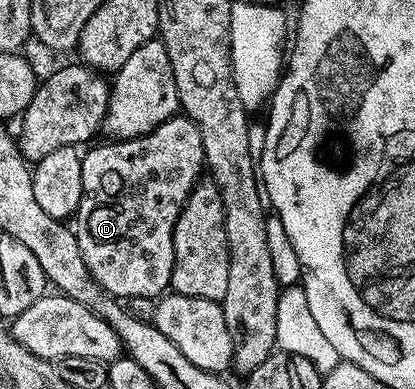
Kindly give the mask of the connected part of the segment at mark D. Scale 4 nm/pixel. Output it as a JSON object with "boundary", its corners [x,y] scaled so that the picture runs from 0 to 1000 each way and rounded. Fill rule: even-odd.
{"boundary":[[[424,293],[366,339],[347,339],[342,350],[323,350],[316,360],[258,368],[267,370],[212,378],[212,391],[202,388],[195,401],[200,424],[190,468],[200,504],[190,512],[190,540],[176,558],[176,594],[193,638],[193,663],[202,668],[222,715],[260,758],[299,774],[361,774],[395,758],[412,728],[419,668],[414,591],[431,537],[460,501],[463,483],[472,481],[477,463],[470,460],[480,440],[487,445],[494,432],[484,344],[455,301]]]}

